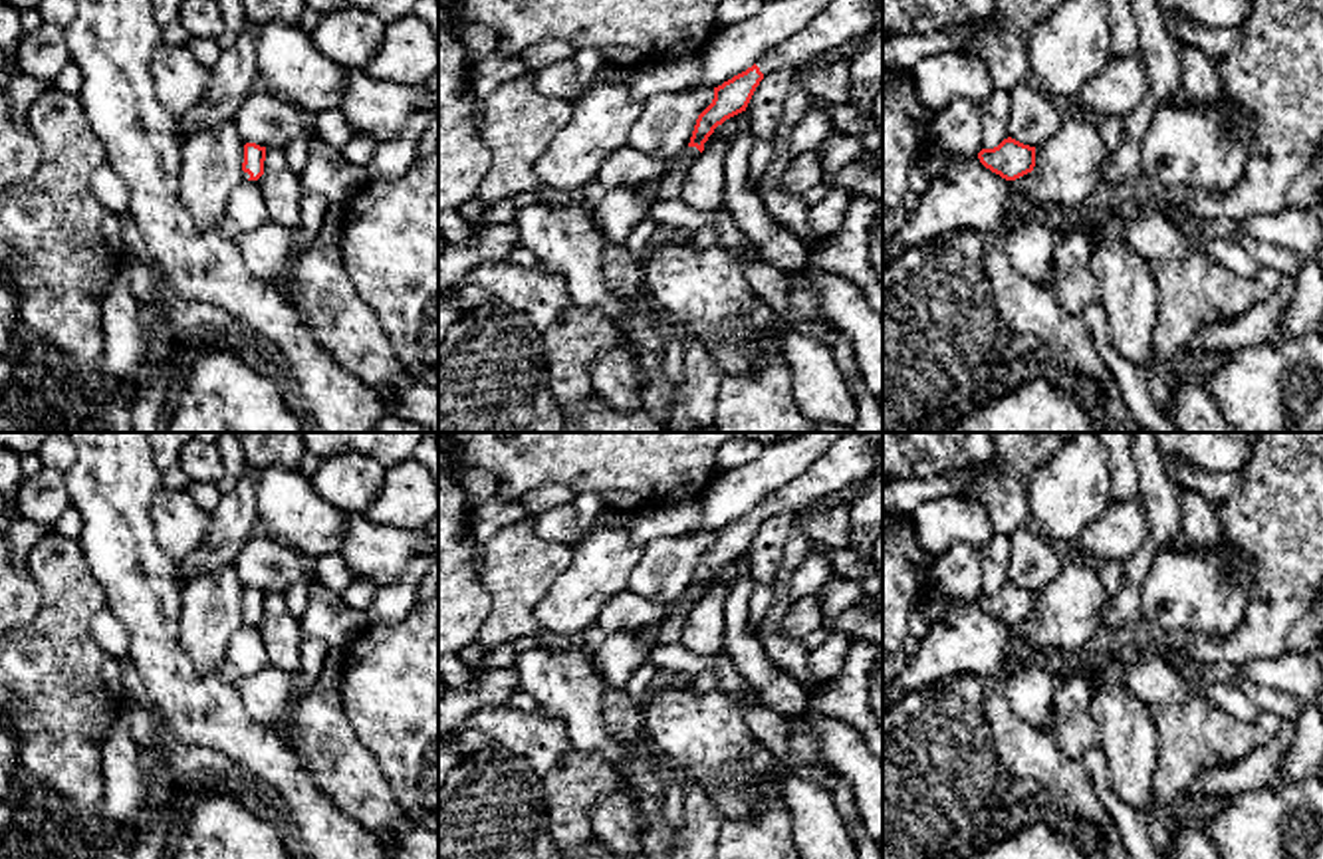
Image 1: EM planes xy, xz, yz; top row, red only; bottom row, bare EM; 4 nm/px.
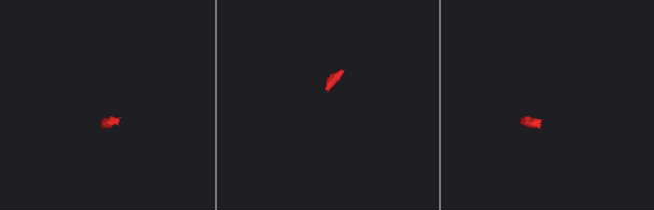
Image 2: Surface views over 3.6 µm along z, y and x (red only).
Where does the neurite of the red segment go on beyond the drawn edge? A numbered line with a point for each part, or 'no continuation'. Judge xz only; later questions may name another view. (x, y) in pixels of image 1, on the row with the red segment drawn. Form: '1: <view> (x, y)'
1: xz (841, 20)
2: xz (617, 211)

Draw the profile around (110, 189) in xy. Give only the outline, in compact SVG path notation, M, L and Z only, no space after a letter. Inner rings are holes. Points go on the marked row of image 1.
M109 165L95 169L89 184L97 200L111 212L123 214L129 208L129 188Z

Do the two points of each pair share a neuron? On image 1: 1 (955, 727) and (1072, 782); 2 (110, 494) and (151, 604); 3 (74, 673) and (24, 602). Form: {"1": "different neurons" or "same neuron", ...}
{"1": "same neuron", "2": "same neuron", "3": "different neurons"}

